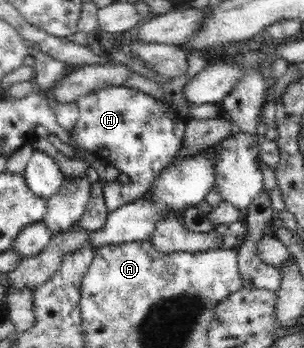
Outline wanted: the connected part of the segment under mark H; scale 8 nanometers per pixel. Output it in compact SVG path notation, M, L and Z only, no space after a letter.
M111 85L80 96L78 104L79 116L75 128L71 131L73 138L69 145L83 147L102 162L115 166L120 173L130 178L129 194L105 194L109 211L138 200L145 190L153 184L167 168L185 159L178 156L182 147L186 119L179 118L173 108L166 102L157 100L142 91L124 85Z

